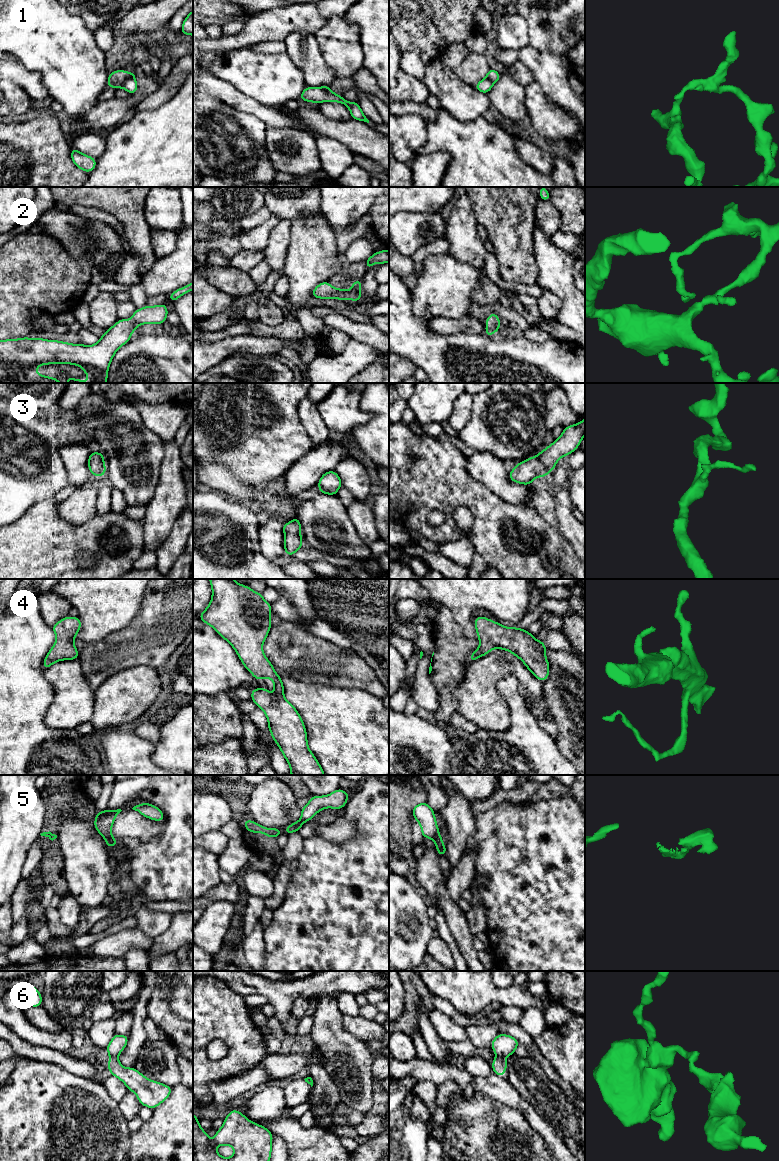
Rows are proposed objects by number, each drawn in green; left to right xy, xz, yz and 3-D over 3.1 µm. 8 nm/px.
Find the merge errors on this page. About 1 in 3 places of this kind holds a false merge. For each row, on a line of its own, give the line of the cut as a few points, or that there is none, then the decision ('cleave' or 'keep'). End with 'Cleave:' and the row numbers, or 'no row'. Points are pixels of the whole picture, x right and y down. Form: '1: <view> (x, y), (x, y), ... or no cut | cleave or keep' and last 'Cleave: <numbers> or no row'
1: xy (133, 76), (130, 76), (121, 86) | cleave
2: no cut | keep
3: no cut | keep
4: no cut | keep
5: yz (438, 831), (433, 838) | cleave
6: xy (110, 1055), (116, 1057) | cleave
Cleave: 1, 5, 6

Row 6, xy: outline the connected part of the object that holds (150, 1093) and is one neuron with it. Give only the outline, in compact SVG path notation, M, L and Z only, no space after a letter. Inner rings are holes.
M109 1057L108 1070L136 1094L142 1106L155 1109L171 1094L171 1086L146 1078L134 1067L123 1067L117 1057Z

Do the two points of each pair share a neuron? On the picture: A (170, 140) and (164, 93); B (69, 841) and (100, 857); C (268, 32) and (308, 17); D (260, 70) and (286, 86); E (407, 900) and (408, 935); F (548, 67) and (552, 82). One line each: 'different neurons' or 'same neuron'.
A: different neurons
B: same neuron
C: same neuron
D: same neuron
E: same neuron
F: same neuron

